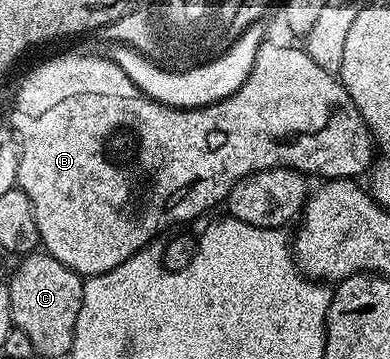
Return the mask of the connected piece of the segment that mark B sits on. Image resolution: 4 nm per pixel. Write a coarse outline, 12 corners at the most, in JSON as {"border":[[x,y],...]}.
{"border":[[303,47],[202,108],[76,96],[28,128],[43,251],[106,274],[253,172],[360,178]]}

